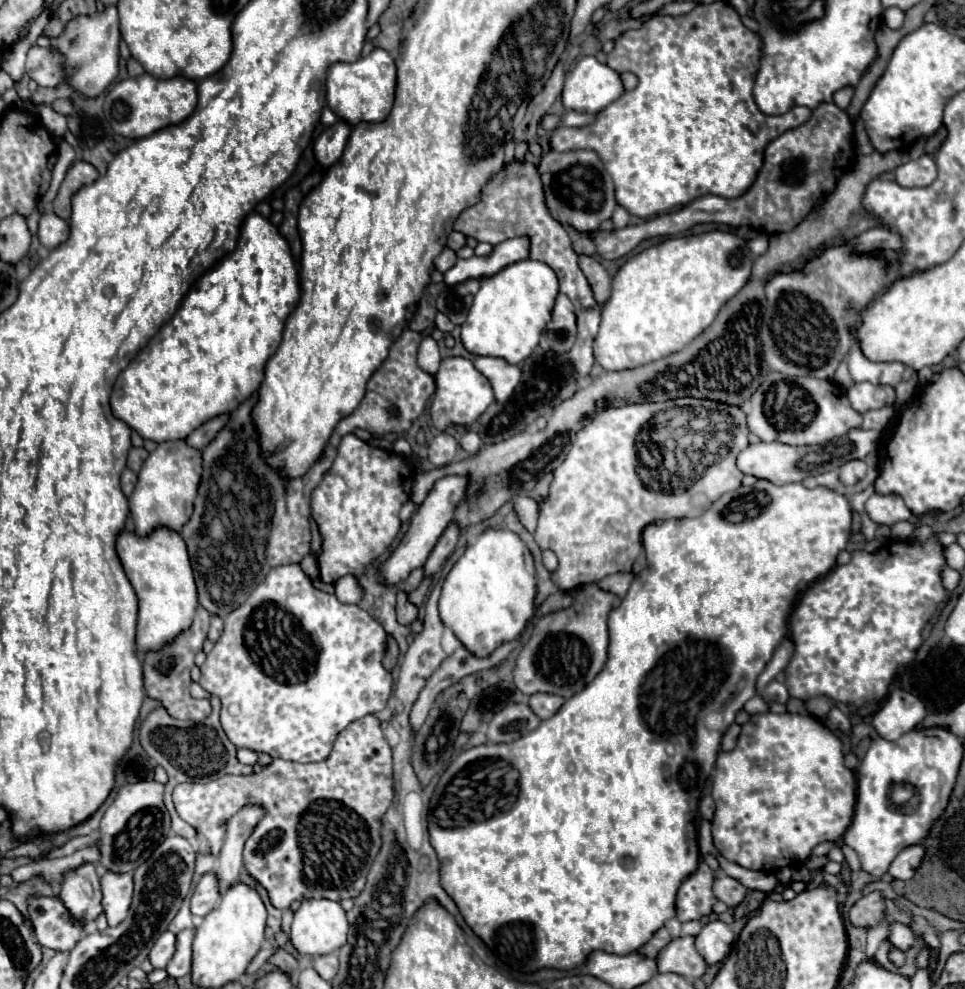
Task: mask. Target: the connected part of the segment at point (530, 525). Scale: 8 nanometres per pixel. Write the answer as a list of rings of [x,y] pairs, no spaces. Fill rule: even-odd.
[[[520,496],[516,500],[516,504],[514,504],[514,510],[516,510],[520,522],[524,524],[524,528],[534,532],[536,518],[538,518],[538,502],[534,498],[530,498],[530,496]]]

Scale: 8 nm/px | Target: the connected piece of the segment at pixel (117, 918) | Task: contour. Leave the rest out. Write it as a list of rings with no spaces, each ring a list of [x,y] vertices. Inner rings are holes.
[[[110,874],[102,876],[102,892],[104,892],[104,914],[108,918],[108,926],[118,926],[130,908],[132,902],[132,874]]]

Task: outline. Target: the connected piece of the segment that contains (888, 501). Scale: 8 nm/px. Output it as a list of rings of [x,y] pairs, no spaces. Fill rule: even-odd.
[[[874,492],[866,502],[866,512],[876,524],[888,524],[888,526],[892,526],[898,520],[912,518],[912,512],[906,508],[904,500],[898,494]]]

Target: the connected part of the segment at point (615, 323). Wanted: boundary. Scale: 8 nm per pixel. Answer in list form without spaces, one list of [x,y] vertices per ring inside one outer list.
[[[706,232],[700,236],[668,238],[656,248],[632,256],[612,280],[612,296],[602,308],[602,322],[594,338],[594,358],[604,370],[628,370],[644,366],[668,354],[684,350],[716,318],[718,310],[740,292],[752,268],[746,242],[730,232]]]

